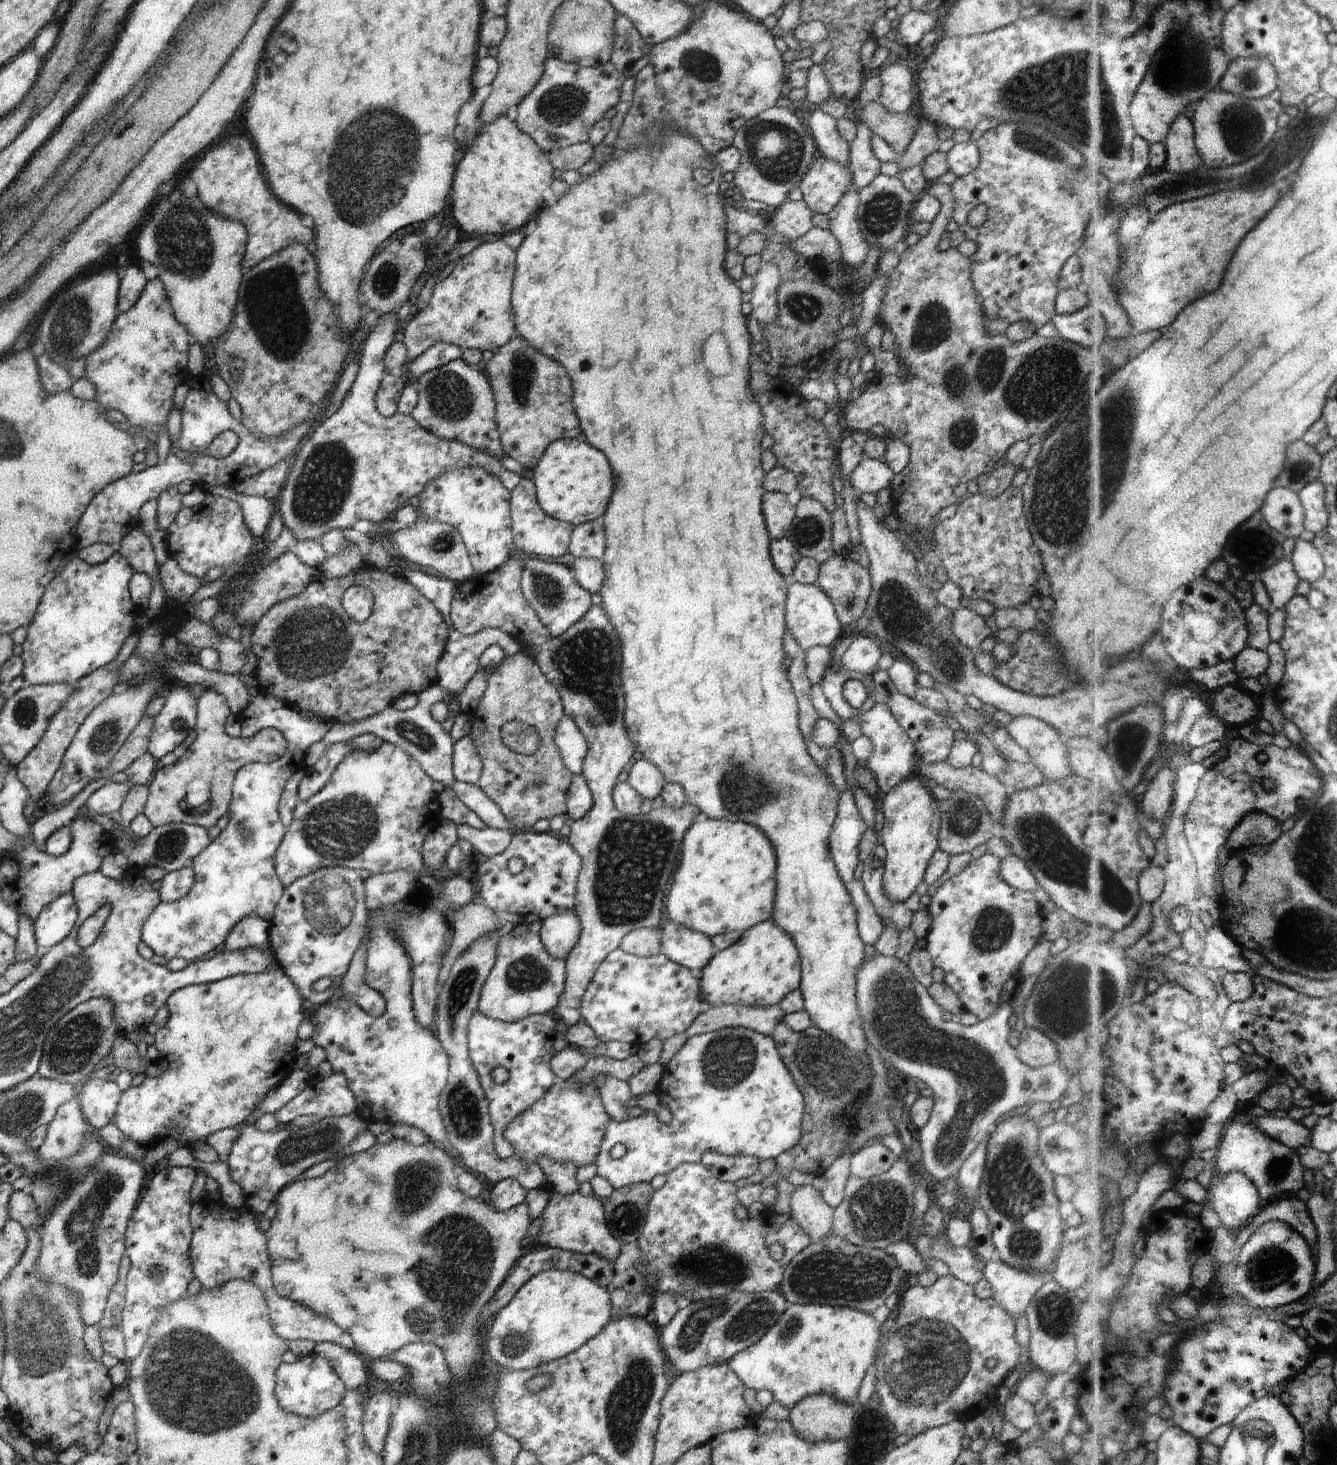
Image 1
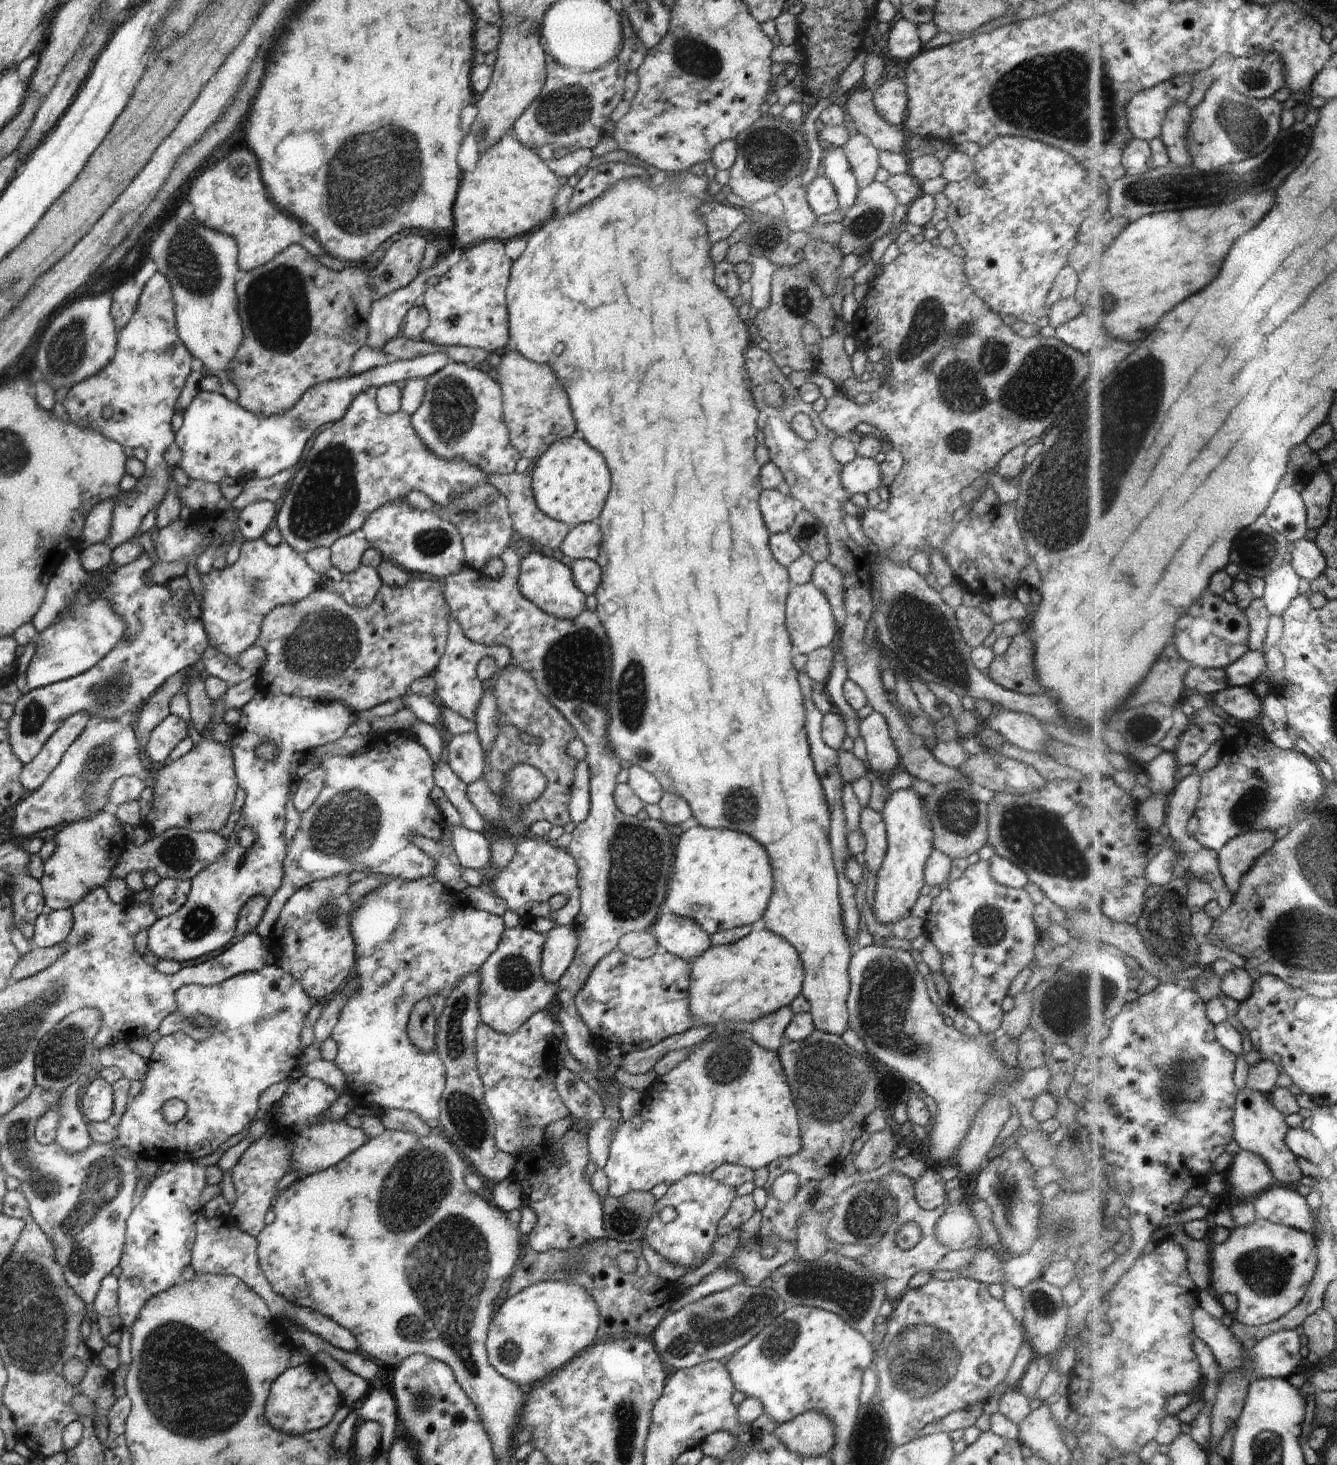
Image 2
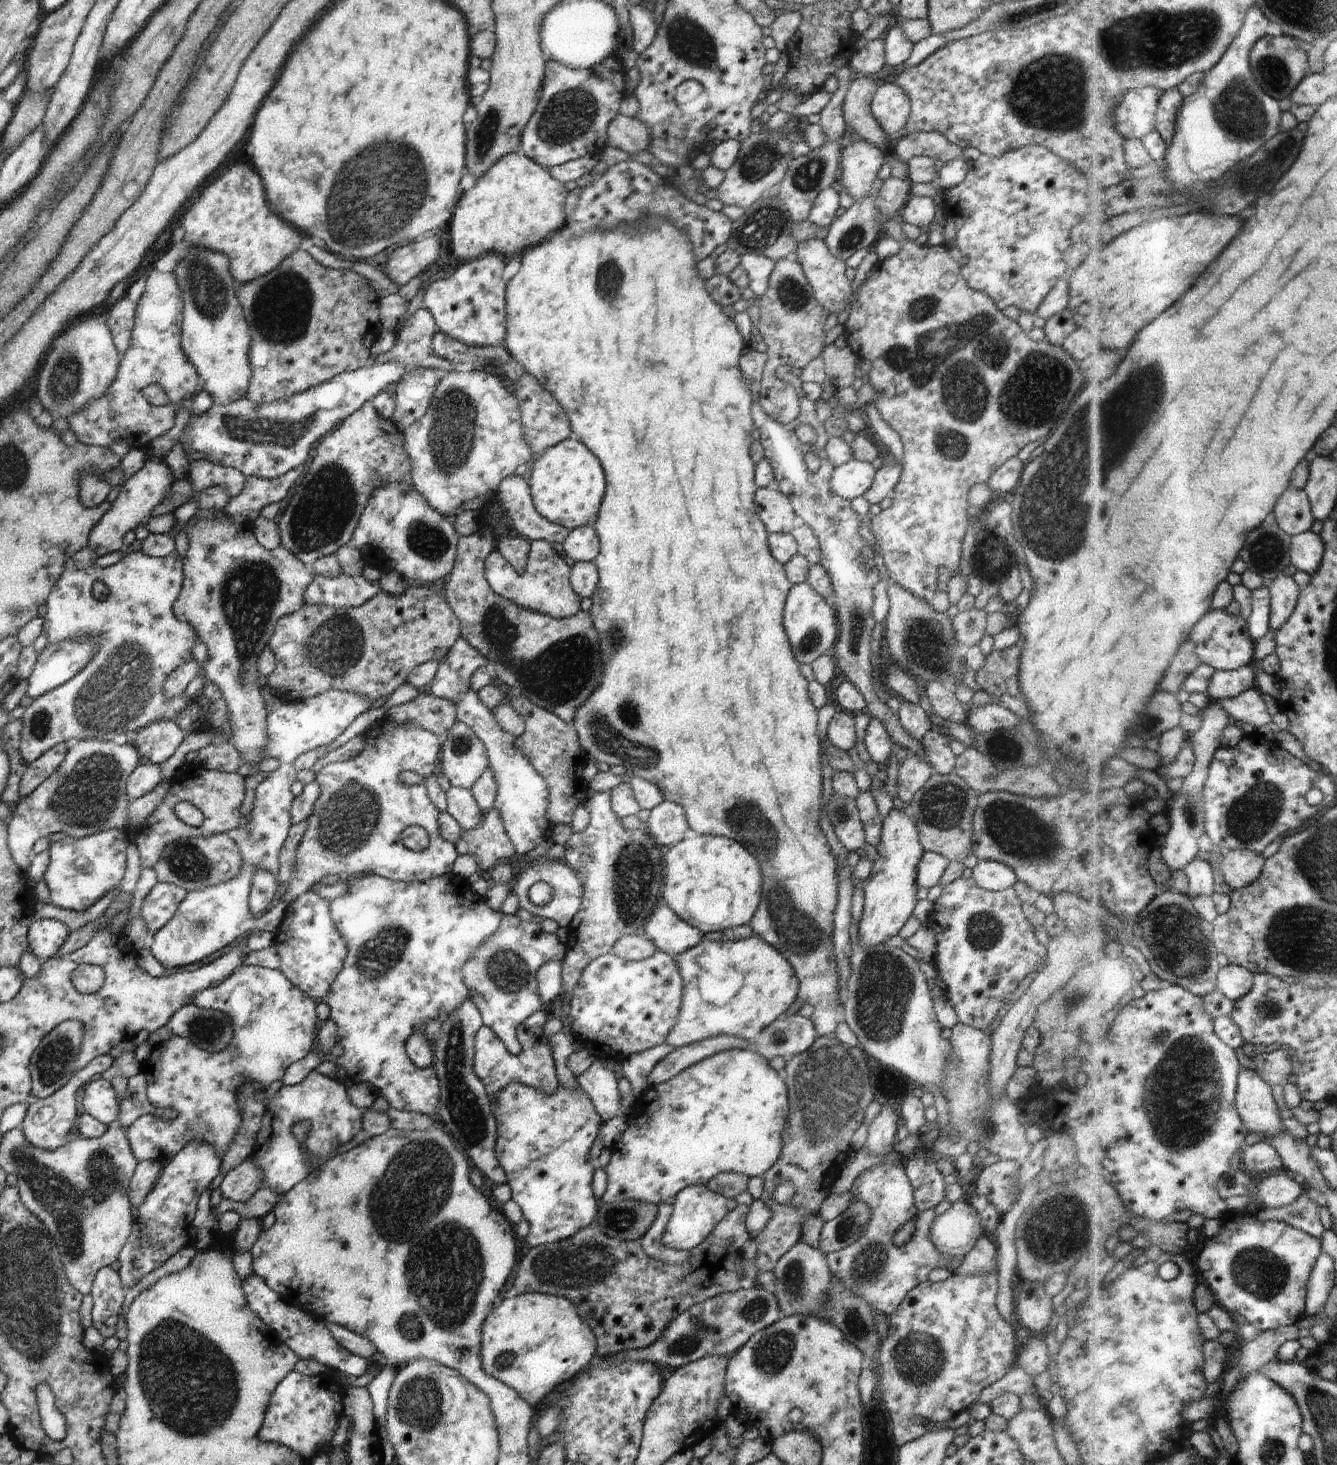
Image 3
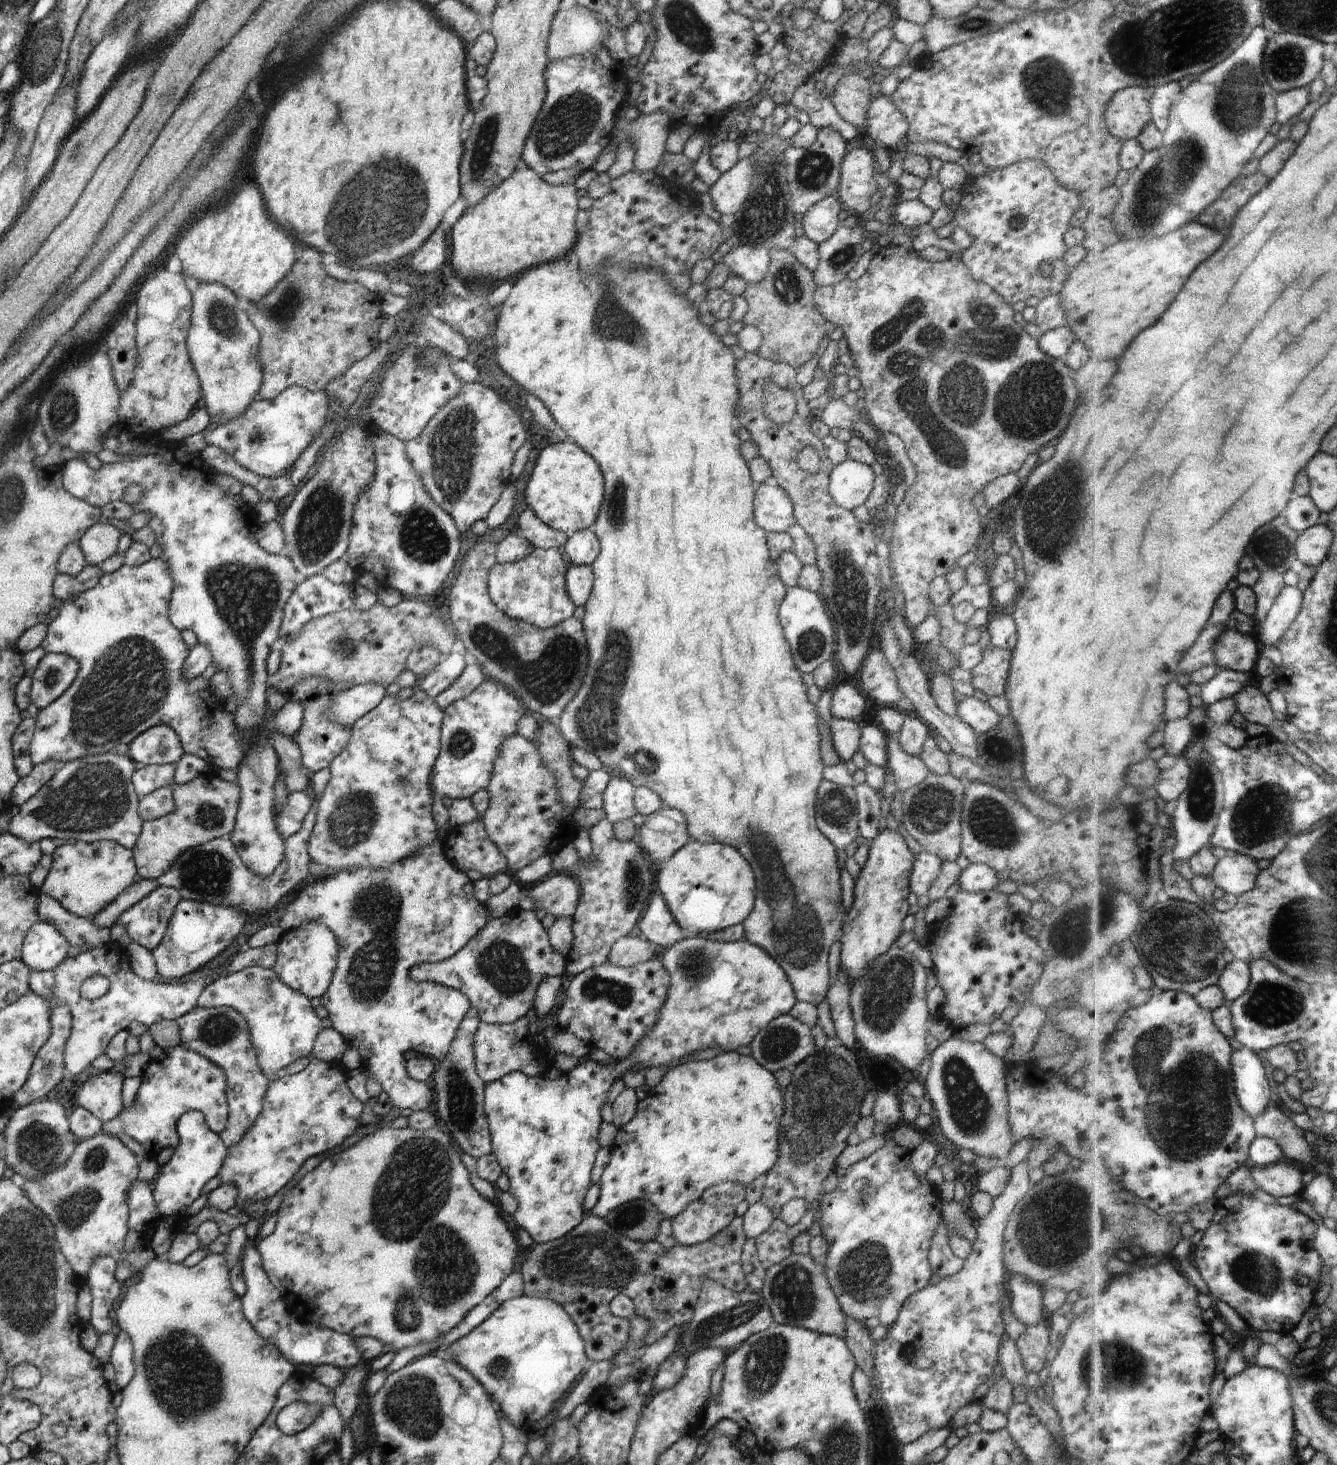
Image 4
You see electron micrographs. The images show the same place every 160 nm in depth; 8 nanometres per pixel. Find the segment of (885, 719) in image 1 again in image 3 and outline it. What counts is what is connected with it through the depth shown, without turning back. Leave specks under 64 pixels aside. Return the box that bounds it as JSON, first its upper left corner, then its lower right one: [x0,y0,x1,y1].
[863,717,893,767]

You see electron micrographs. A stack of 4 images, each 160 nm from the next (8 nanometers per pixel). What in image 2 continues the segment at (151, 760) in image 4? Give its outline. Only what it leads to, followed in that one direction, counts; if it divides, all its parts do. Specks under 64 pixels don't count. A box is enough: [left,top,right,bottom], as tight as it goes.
[144,713,188,763]

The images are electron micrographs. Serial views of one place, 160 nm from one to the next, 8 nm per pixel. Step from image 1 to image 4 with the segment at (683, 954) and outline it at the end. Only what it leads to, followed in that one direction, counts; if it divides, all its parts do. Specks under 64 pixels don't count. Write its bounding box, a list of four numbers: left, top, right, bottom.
[639,891,684,951]

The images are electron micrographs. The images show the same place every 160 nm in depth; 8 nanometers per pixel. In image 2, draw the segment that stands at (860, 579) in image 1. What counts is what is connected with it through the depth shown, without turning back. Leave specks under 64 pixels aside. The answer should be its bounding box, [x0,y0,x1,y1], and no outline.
[810,560,845,606]

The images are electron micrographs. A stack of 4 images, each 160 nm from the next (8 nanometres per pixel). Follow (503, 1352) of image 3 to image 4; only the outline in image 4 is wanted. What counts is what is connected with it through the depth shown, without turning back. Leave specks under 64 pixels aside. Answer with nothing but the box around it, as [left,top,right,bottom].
[439,1294,592,1433]

